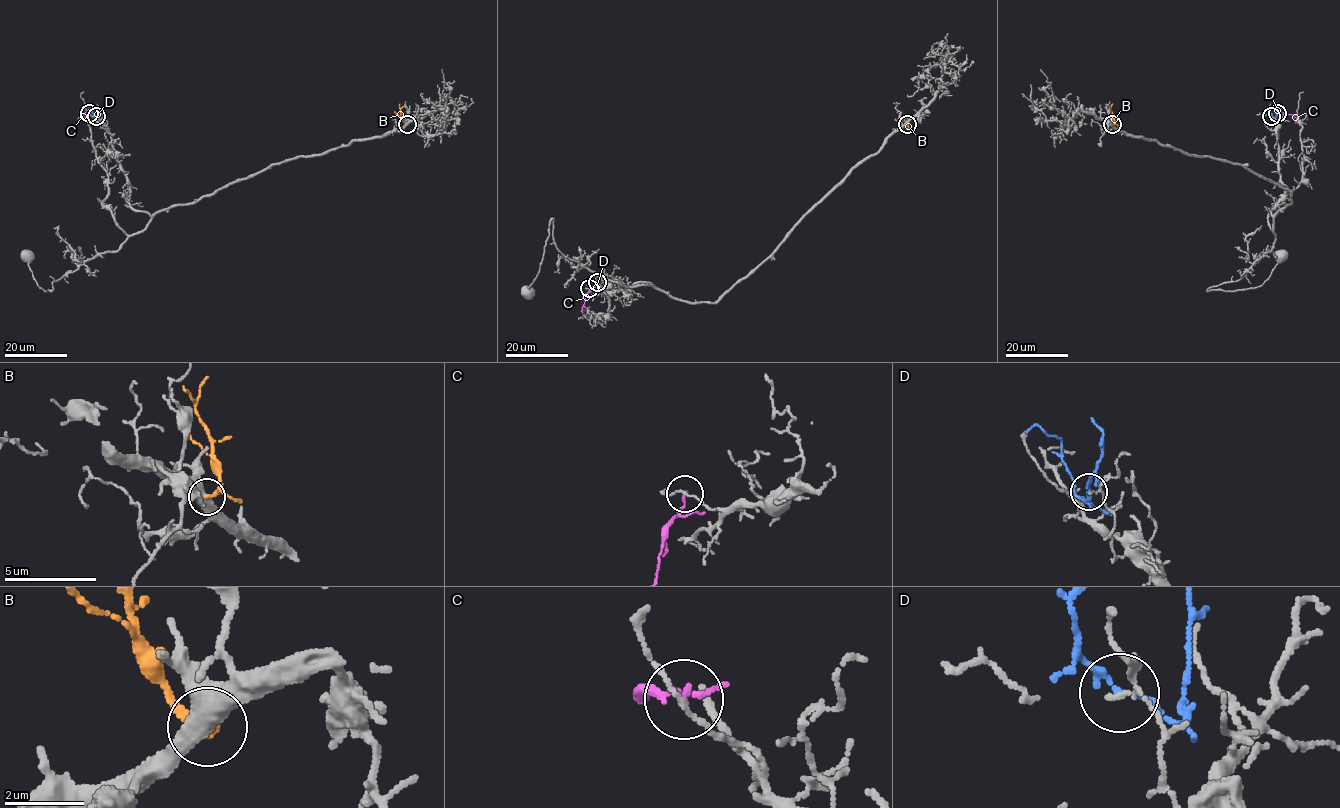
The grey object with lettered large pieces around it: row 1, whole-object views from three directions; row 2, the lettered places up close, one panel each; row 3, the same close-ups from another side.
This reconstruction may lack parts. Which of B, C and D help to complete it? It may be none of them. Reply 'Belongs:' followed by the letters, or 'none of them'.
Belongs: none of them

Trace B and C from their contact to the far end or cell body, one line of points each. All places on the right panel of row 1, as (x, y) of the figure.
B: (1112, 124), (1108, 106)
C: (1277, 113), (1294, 116), (1295, 123)

